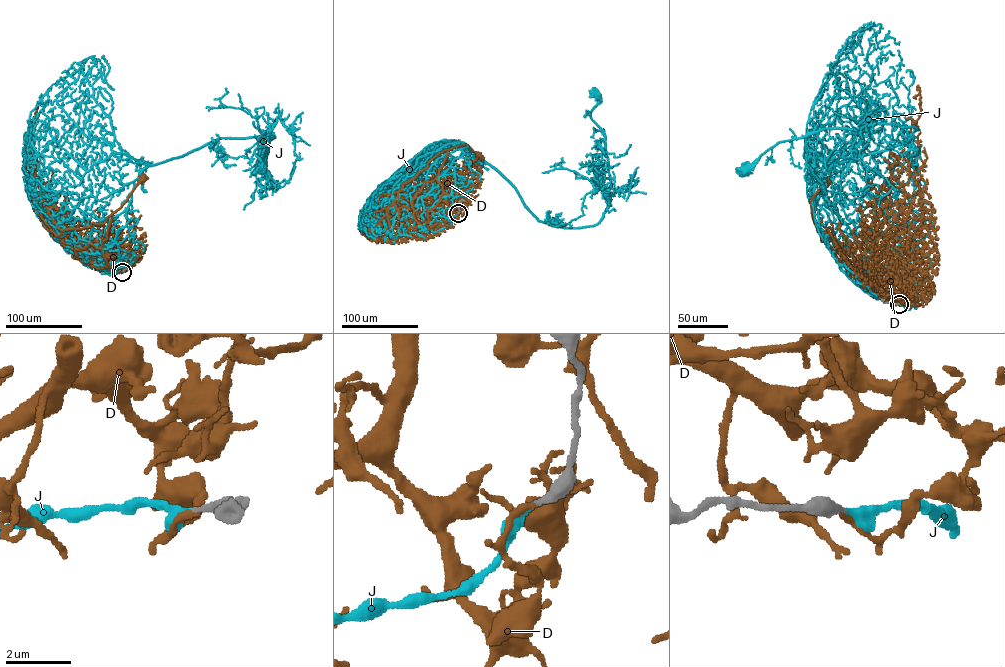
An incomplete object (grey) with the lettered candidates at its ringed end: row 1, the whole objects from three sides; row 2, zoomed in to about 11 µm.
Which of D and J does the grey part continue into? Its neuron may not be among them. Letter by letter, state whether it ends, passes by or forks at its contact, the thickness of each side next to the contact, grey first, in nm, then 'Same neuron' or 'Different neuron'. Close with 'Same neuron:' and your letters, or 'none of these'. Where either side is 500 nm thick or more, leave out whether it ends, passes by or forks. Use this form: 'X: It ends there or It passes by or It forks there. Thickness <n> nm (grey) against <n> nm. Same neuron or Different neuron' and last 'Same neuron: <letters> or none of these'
D: It ends there. Thickness 280 nm (grey) against 220 nm. Different neuron
J: It passes by. Thickness 280 nm (grey) against 220 nm. Same neuron
Same neuron: J

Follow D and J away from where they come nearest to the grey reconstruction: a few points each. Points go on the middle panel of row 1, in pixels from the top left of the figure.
D: (458, 213), (441, 199), (443, 189), (438, 171), (447, 151), (457, 146), (467, 145), (478, 156)
J: (458, 213), (431, 208), (450, 194), (467, 146), (539, 221), (595, 225), (610, 186), (596, 94)

